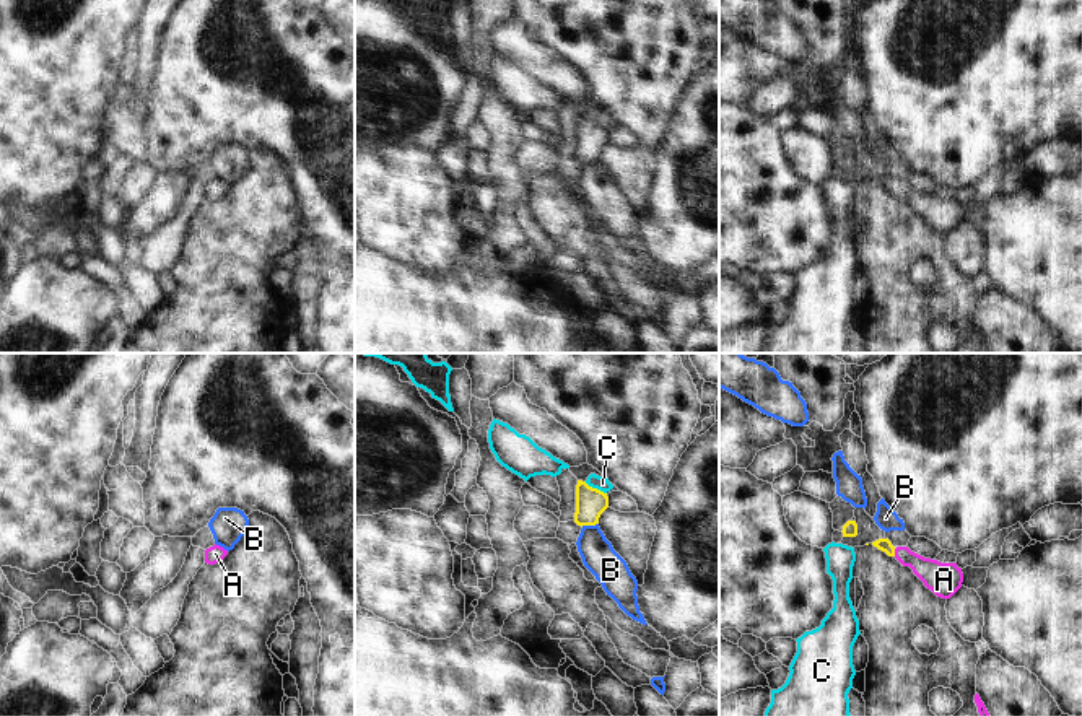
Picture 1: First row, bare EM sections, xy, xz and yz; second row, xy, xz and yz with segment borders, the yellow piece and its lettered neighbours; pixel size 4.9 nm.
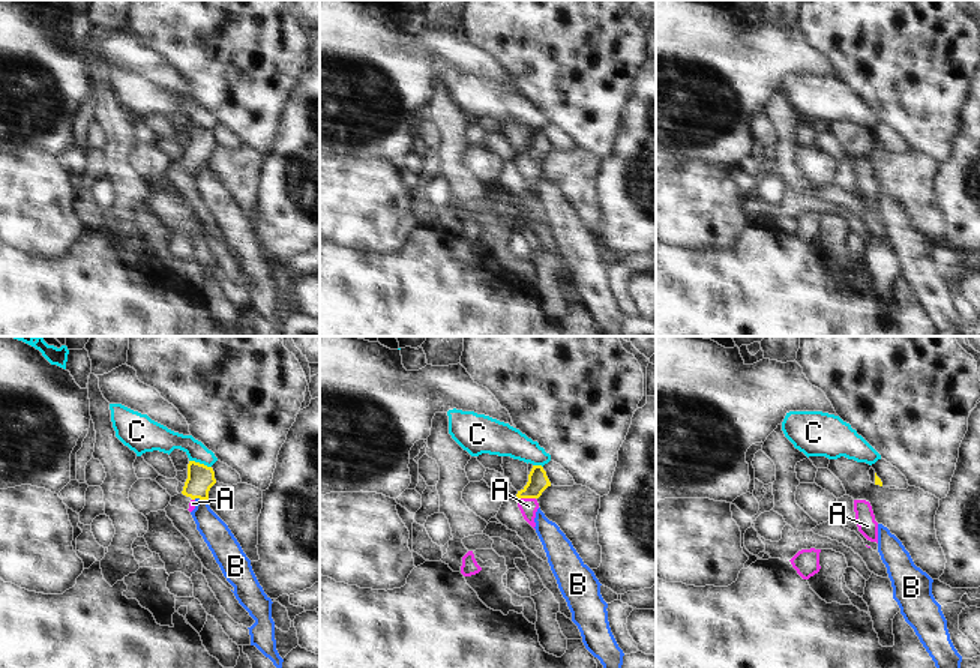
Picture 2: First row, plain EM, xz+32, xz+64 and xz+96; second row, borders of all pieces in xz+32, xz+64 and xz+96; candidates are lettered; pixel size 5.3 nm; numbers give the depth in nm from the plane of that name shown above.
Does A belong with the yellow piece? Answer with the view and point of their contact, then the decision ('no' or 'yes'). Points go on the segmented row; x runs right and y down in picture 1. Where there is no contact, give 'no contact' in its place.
meets yellow in yz at (894, 552); yes

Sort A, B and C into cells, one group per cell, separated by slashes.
A / B / C

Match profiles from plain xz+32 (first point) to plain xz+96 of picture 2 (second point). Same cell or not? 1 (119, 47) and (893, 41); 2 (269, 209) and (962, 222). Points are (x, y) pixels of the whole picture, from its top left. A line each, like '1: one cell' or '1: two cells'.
1: two cells
2: one cell

